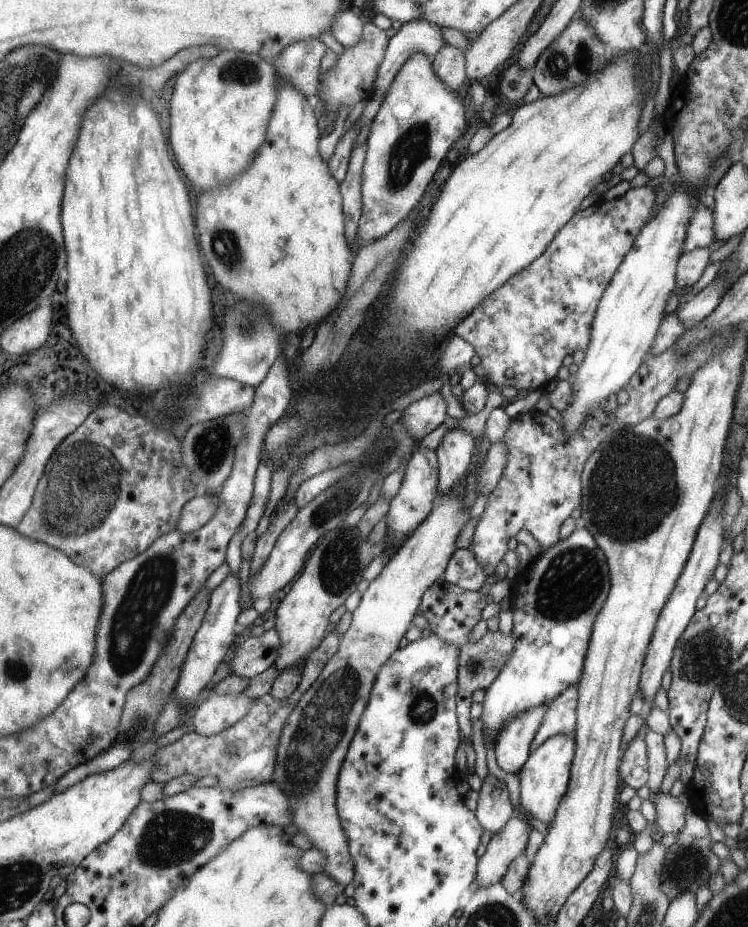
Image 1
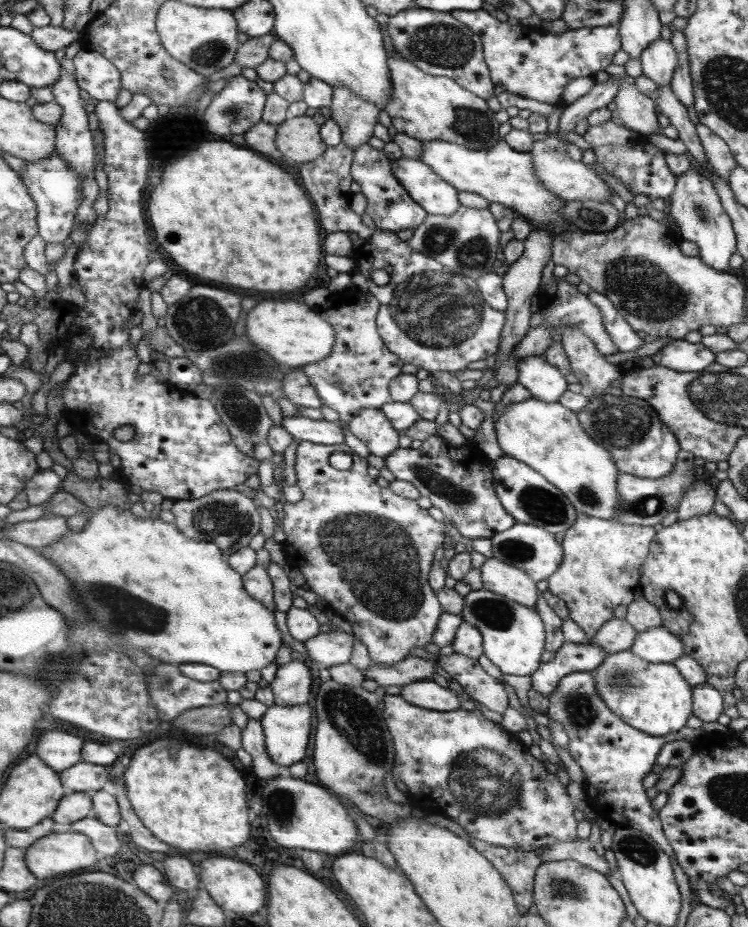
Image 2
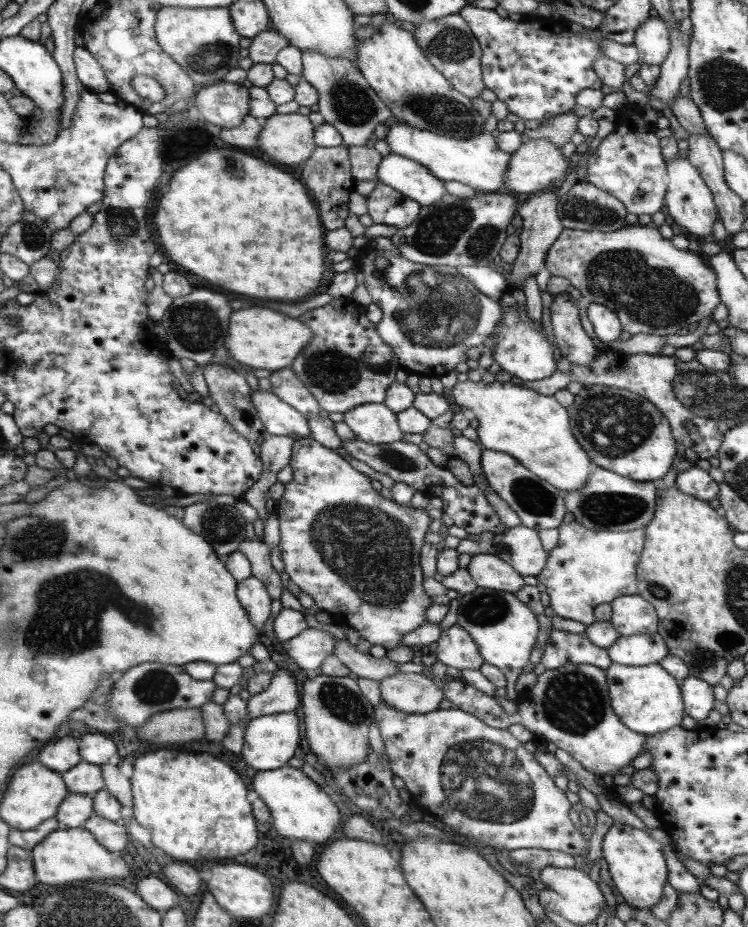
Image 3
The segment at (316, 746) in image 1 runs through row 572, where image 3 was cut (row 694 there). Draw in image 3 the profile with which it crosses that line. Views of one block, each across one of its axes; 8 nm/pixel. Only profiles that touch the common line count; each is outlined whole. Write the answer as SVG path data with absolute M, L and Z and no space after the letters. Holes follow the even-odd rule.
M402 674L379 680L381 701L393 709L413 715L423 715L443 707L444 692L422 674Z

